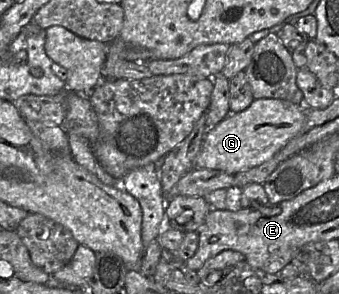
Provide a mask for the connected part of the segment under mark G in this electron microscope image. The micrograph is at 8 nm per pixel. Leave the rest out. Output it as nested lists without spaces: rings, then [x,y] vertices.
[[[276,98],[254,99],[243,111],[229,113],[210,129],[196,158],[195,168],[213,169],[236,175],[271,160],[303,128],[308,109]]]

